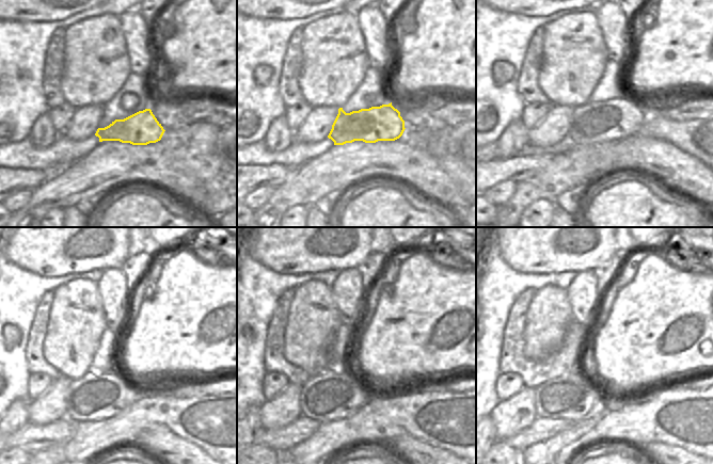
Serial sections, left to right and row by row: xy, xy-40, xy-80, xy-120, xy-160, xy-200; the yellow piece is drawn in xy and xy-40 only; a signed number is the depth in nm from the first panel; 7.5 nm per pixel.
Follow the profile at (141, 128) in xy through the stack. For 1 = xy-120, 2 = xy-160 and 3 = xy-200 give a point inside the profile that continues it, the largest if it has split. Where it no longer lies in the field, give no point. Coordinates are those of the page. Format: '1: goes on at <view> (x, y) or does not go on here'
1: goes on at xy-120 (91, 397)
2: goes on at xy-160 (328, 396)
3: goes on at xy-200 (573, 396)

